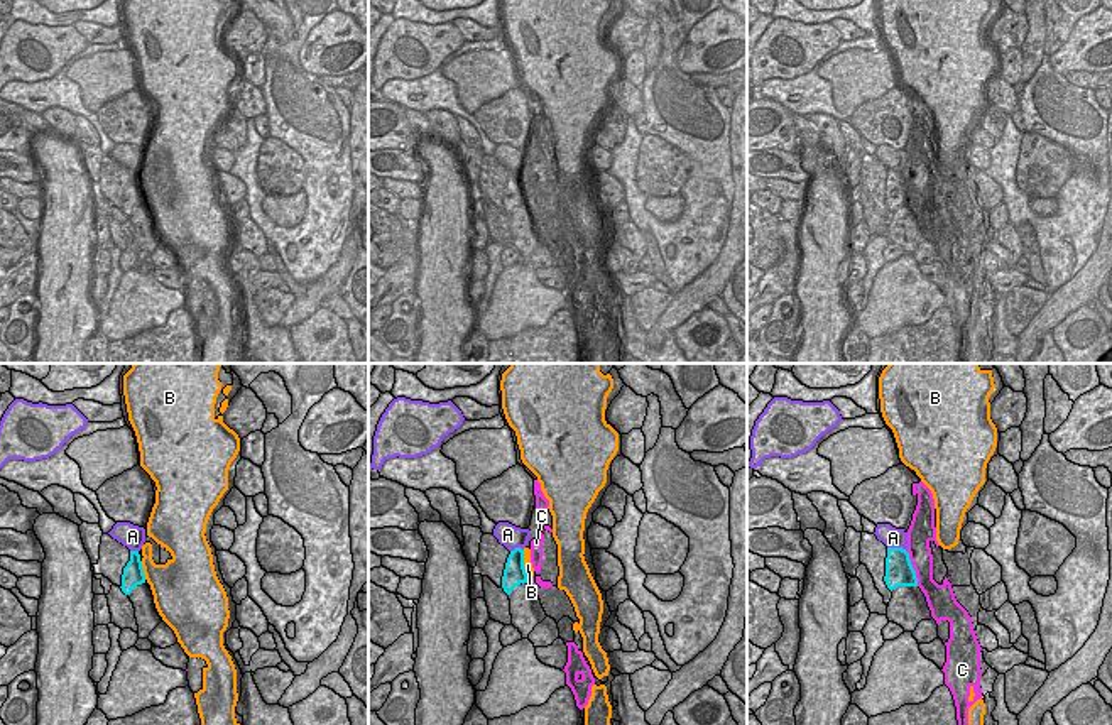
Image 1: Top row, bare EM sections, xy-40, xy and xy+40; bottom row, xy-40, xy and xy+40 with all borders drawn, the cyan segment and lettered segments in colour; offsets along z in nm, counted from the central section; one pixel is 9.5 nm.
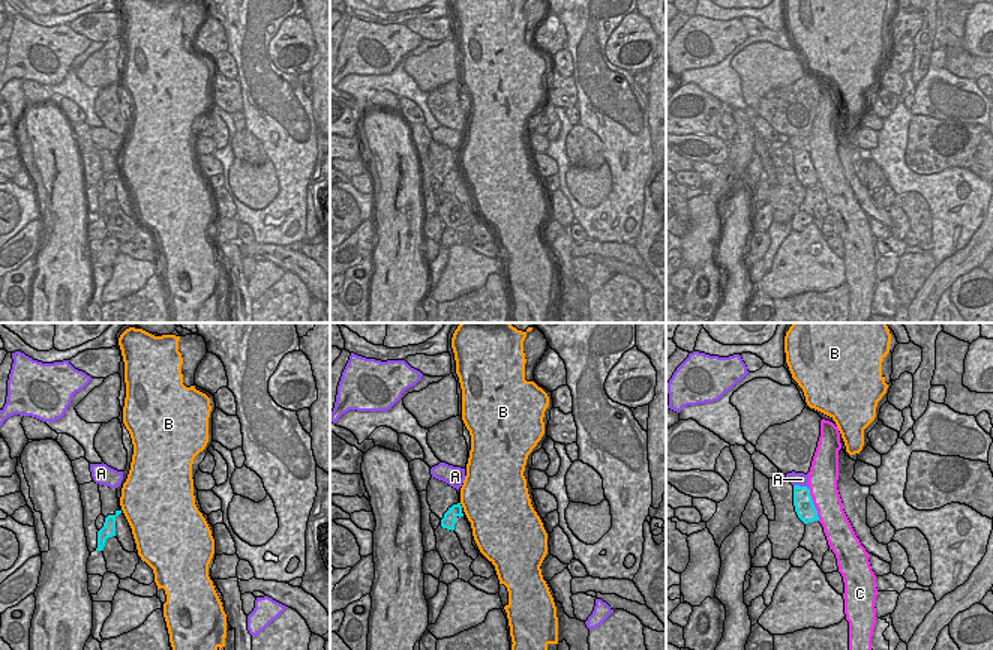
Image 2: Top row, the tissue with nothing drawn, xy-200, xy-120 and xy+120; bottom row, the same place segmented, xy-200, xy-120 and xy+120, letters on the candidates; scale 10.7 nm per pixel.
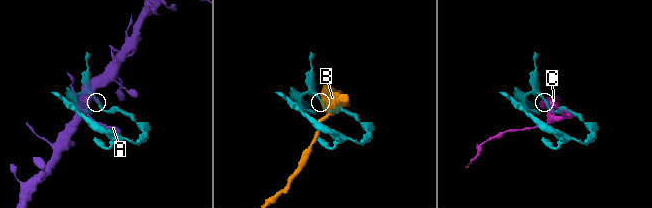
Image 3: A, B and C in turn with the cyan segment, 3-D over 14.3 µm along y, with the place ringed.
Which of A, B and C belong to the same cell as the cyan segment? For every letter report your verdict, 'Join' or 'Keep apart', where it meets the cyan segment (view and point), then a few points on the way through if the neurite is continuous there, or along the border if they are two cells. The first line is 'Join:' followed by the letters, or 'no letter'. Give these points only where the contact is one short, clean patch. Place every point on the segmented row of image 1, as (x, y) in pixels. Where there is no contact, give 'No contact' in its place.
Join: no letter
A: Keep apart. Touches cyan at xy+40 (898, 548). Boundary: xy+40 (888, 546), (901, 546), (906, 551)
B: Keep apart. Touches cyan at xy (523, 563). Boundary: xy (523, 550), (523, 566), (529, 577)
C: Keep apart. Touches cyan at xy+40 (913, 568)

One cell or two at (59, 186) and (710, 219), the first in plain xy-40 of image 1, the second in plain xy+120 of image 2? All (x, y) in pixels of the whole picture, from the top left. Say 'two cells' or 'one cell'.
two cells

